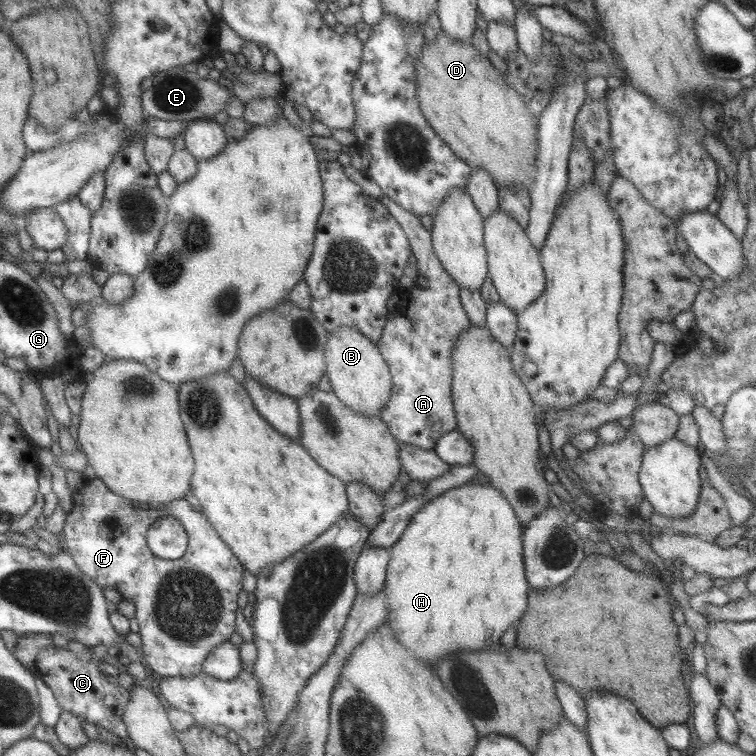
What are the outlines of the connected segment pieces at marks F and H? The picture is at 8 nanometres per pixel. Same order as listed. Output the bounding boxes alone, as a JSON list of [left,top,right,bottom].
[[62,477,242,677],[383,482,531,664]]

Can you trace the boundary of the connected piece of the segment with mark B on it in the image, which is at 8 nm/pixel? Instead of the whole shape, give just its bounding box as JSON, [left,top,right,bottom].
[324,326,391,417]

